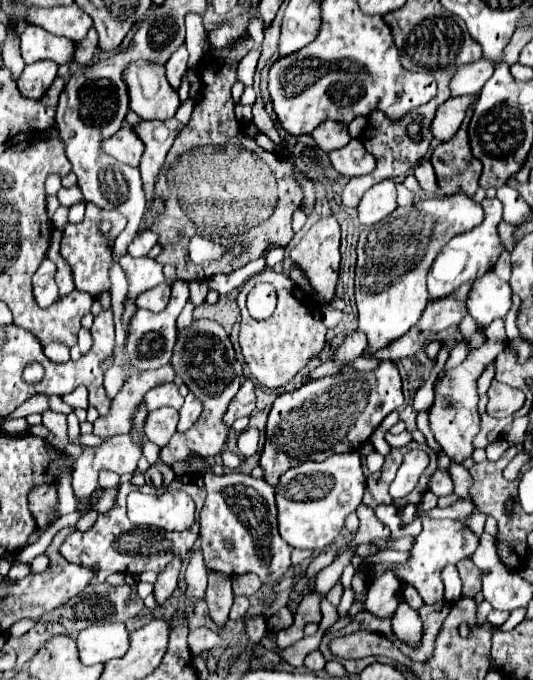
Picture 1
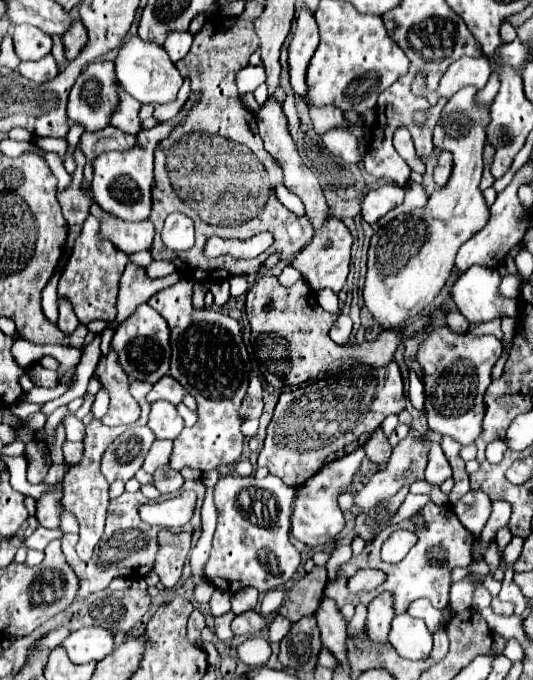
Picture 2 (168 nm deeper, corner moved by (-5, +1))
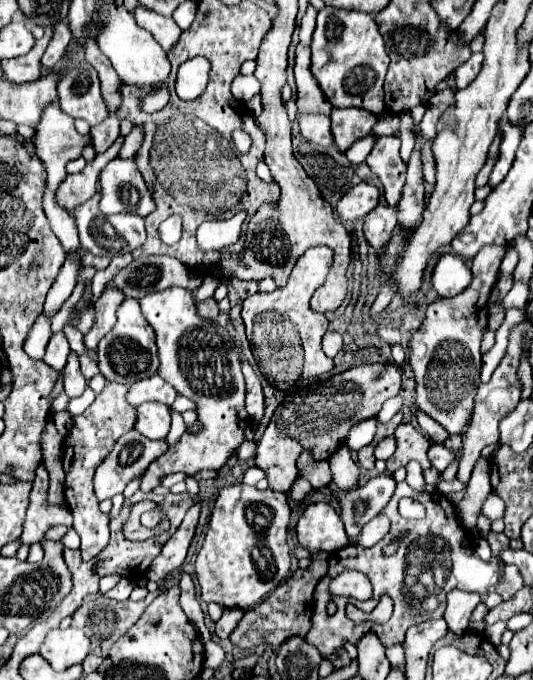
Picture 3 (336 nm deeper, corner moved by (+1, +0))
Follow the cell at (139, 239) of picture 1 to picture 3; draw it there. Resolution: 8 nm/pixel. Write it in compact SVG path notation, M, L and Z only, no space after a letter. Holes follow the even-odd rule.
M100 189L96 191L96 195L92 199L88 199L86 203L82 203L74 209L74 219L76 219L78 231L80 231L80 241L84 243L84 249L90 251L92 255L116 257L116 255L122 255L122 253L132 253L134 249L142 247L144 241L146 241L144 219L140 215L134 215L134 213L104 215L98 209L98 201L100 201Z

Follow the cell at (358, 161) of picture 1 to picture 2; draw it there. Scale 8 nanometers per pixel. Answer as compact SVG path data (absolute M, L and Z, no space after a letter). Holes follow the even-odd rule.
M330 130L322 136L322 140L334 156L342 158L348 164L358 164L362 160L362 150L358 148L358 140L352 134L344 130Z

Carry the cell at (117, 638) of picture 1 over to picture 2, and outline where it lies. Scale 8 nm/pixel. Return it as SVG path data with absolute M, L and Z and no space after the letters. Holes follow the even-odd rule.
M90 626L70 632L70 636L62 642L68 652L68 658L76 664L100 662L114 650L114 634L106 628Z

